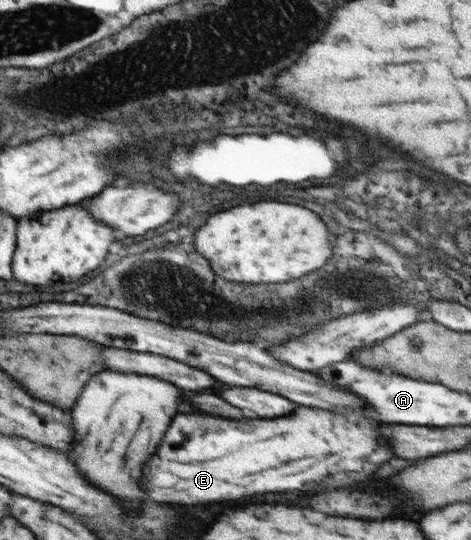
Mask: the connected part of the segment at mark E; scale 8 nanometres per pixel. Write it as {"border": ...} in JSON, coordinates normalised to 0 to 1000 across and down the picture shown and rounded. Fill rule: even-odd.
{"border":[[[626,752],[626,759],[597,774],[546,774],[546,778],[478,778],[478,774],[444,774],[423,767],[384,767],[367,778],[350,815],[338,833],[312,852],[304,867],[308,889],[299,900],[316,915],[316,922],[350,933],[423,933],[423,930],[486,930],[512,926],[541,915],[563,911],[609,911],[609,907],[643,907],[643,911],[677,911],[703,907],[711,900],[737,900],[754,893],[783,889],[792,874],[800,874],[805,859],[834,848],[834,833],[805,807],[800,793],[809,785],[775,774],[758,763],[703,763],[656,752]]]}

